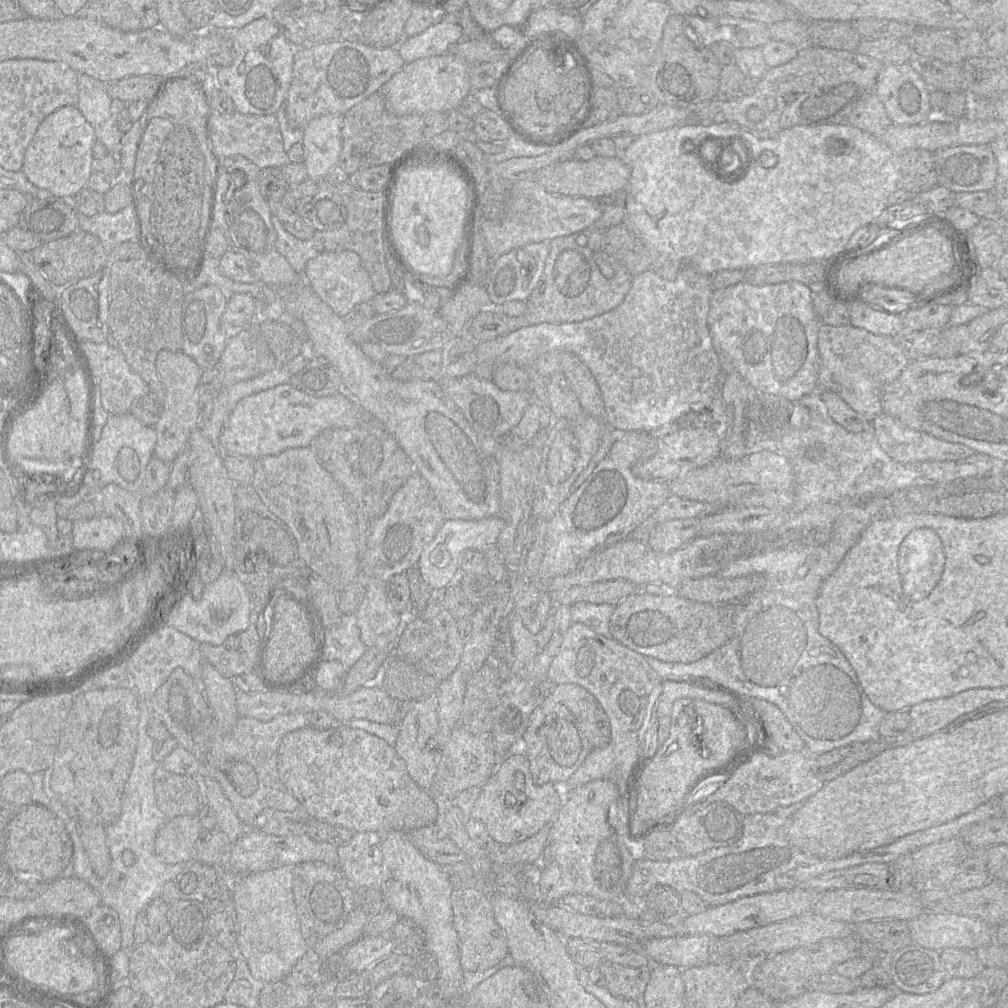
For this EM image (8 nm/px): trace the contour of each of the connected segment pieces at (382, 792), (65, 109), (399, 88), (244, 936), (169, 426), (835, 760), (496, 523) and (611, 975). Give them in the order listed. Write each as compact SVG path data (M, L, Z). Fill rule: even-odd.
M336 723L328 730L309 726L287 733L278 751L278 772L287 790L305 807L312 819L342 826L354 833L382 836L390 831L410 832L433 826L437 819L437 805L430 793L413 781L395 748L382 738L351 728L346 723Z
M63 106L48 115L39 125L29 144L21 171L36 187L54 197L71 199L86 187L93 173L92 148L95 130L76 106Z
M452 52L407 63L379 90L386 108L396 115L450 112L471 93L470 65Z
M285 865L245 875L231 873L231 899L239 922L237 947L252 976L265 983L284 980L294 965L311 950L302 937L294 901L294 867Z
M161 350L156 357L156 370L163 384L162 413L155 424L156 445L154 457L172 463L186 448L188 438L199 427L197 391L202 369L182 351Z
M885 738L852 743L830 750L822 755L813 756L811 768L821 781L828 782L889 748Z
M500 516L480 520L445 520L434 539L423 549L418 561L418 567L425 582L434 592L442 592L456 581L456 573L460 569L461 553L469 549L483 551L489 547L497 546L502 528L503 520Z
M603 962L597 967L606 979L606 988L617 998L636 1000L643 995L651 975L651 967L626 967Z

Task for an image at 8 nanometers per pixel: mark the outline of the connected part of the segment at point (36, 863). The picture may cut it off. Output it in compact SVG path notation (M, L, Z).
M39 807L21 810L10 822L3 849L3 864L9 870L31 870L47 877L56 875L70 857L71 839L59 818Z

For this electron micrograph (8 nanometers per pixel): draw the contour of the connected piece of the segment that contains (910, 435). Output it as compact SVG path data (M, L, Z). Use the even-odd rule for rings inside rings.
M882 413L872 423L874 432L883 450L894 460L906 465L919 465L925 461L955 461L965 459L975 453L970 447L939 439L926 432L912 429L893 416Z

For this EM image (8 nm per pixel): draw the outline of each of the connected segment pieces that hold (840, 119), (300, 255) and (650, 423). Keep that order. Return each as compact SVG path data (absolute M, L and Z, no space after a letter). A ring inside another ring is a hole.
M807 44L800 47L798 55L791 61L768 68L752 95L740 95L730 101L714 98L697 106L682 108L691 111L691 118L695 120L687 124L726 122L755 135L758 131L781 132L798 125L849 124L847 118L858 102L875 91L877 77L883 67L881 61L856 50L835 50ZM753 106L765 112L763 121L749 120L747 112Z
M275 216L271 218L277 238L275 247L283 255L296 273L303 273L307 262L320 252L313 239L301 240L289 233Z
M681 268L673 280L648 270L634 276L624 300L614 309L594 318L568 323L539 323L522 327L476 346L474 374L492 380L497 364L515 363L534 367L537 358L549 351L570 351L590 369L604 401L604 424L622 431L650 432L678 420L690 412L707 411L721 385L721 366L708 327L708 313L713 295L711 276L691 268Z

